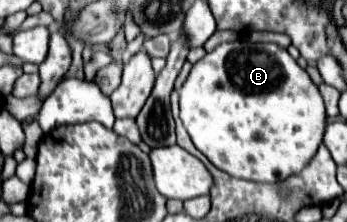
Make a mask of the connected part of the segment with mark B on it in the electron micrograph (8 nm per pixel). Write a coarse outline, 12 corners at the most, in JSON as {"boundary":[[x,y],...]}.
{"boundary":[[221,43],[179,89],[191,141],[279,183],[327,125],[287,49]]}

